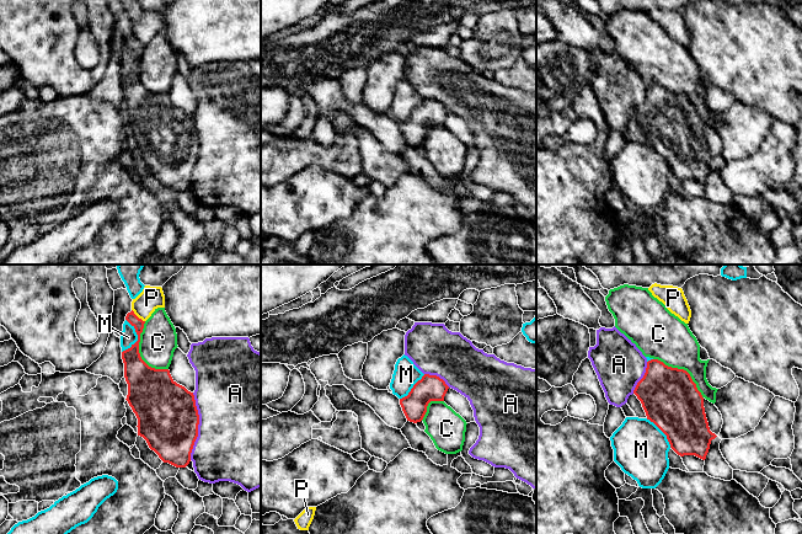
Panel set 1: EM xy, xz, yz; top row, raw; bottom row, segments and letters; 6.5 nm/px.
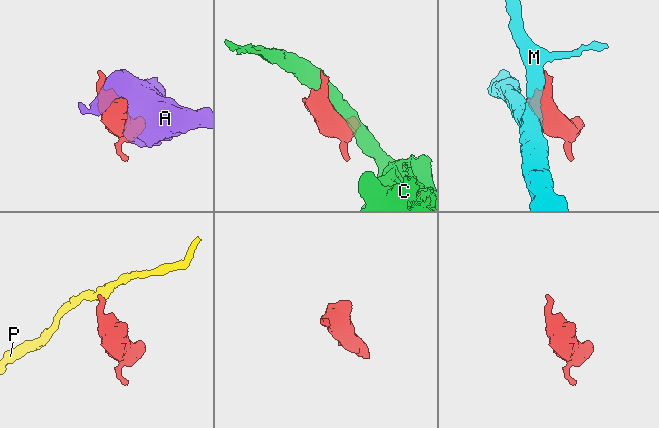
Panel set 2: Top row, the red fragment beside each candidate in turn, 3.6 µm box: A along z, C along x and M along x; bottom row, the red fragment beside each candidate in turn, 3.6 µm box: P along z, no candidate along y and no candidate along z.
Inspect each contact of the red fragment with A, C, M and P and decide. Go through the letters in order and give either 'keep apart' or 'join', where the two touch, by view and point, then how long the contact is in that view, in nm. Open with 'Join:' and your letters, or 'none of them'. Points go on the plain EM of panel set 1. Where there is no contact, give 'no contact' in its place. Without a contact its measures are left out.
Join: none of them
A: keep apart; meets red in xy at (197, 150); contact 440 nm long
C: keep apart; meets red in xy at (139, 78); contact 360 nm long
M: keep apart; meets red in xy at (138, 62); contact 220 nm long
P: keep apart; meets red in xy at (137, 41); contact 120 nm long

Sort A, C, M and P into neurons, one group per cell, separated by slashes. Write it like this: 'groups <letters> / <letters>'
groups A / C / M / P

